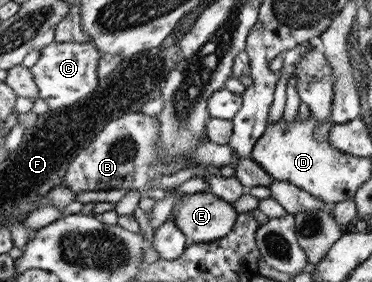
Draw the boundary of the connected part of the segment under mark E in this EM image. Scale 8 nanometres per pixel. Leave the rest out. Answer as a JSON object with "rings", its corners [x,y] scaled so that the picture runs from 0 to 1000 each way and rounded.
{"rings":[[[565,681],[516,684],[470,713],[454,770],[511,862],[597,844],[626,805],[637,759],[624,720]]]}

